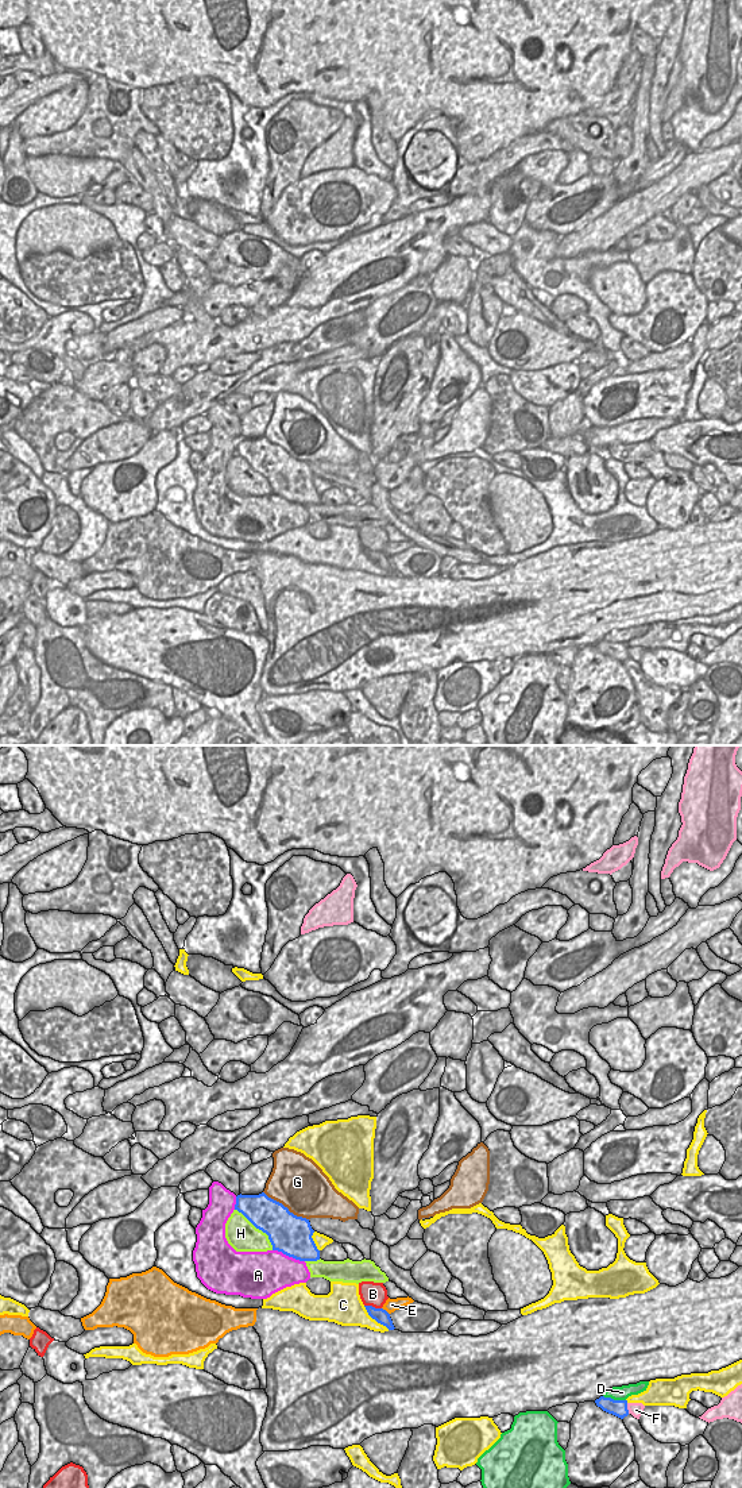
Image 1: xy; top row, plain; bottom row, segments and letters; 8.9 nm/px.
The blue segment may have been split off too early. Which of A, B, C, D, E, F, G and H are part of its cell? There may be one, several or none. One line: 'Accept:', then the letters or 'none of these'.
Accept: none of these

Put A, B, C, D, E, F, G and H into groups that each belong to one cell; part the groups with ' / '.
A / B / C / D / E / F / G / H

